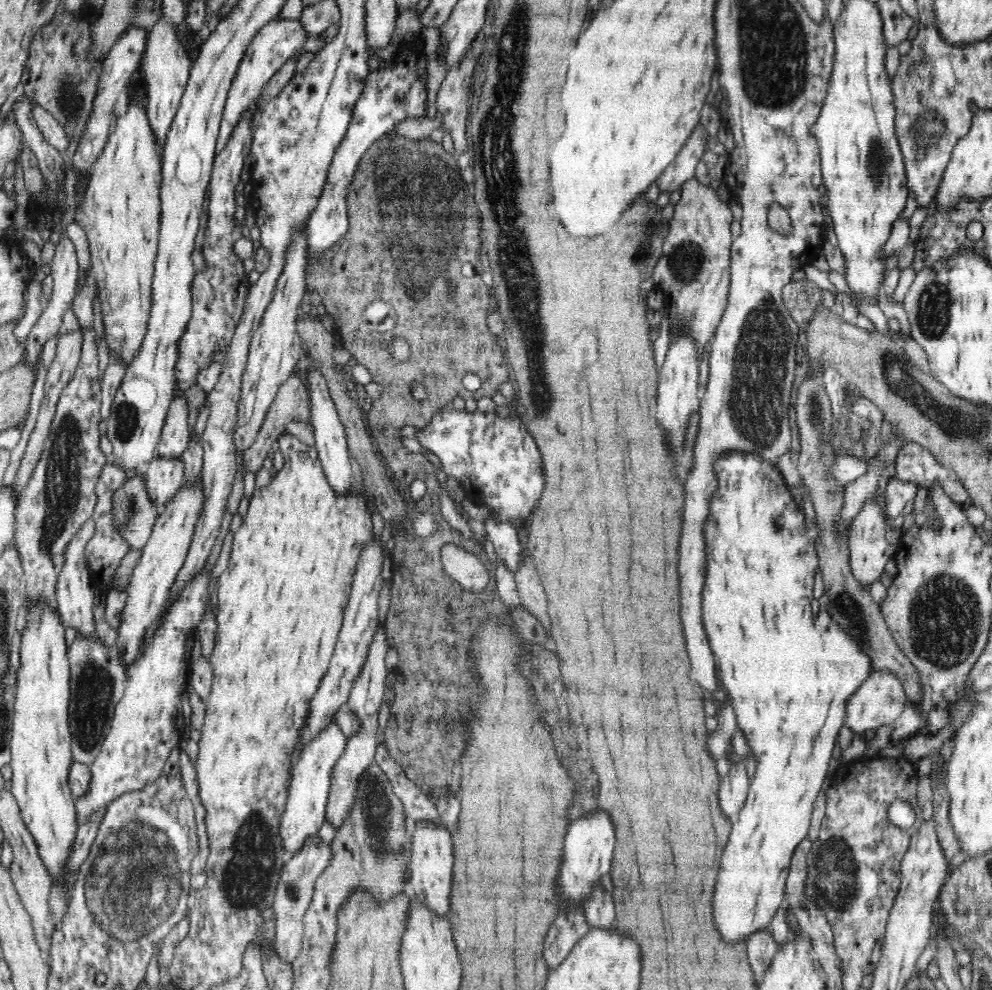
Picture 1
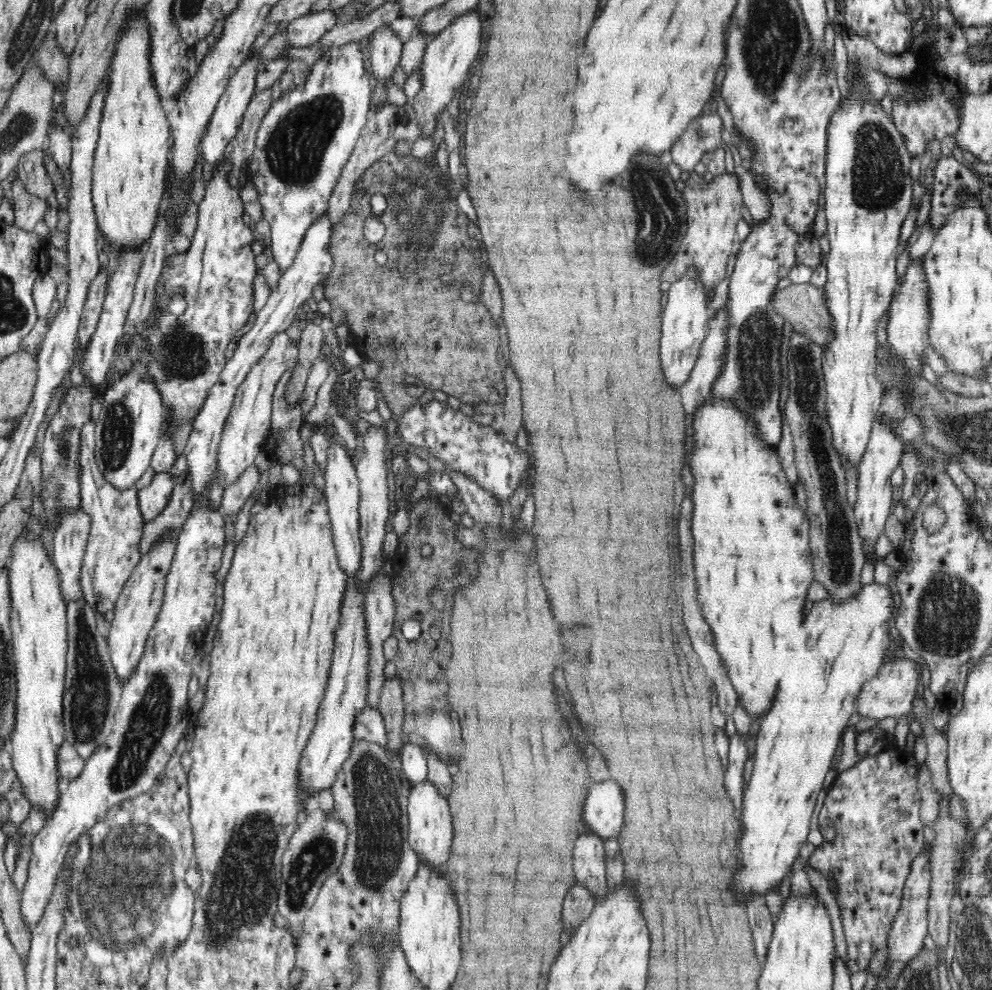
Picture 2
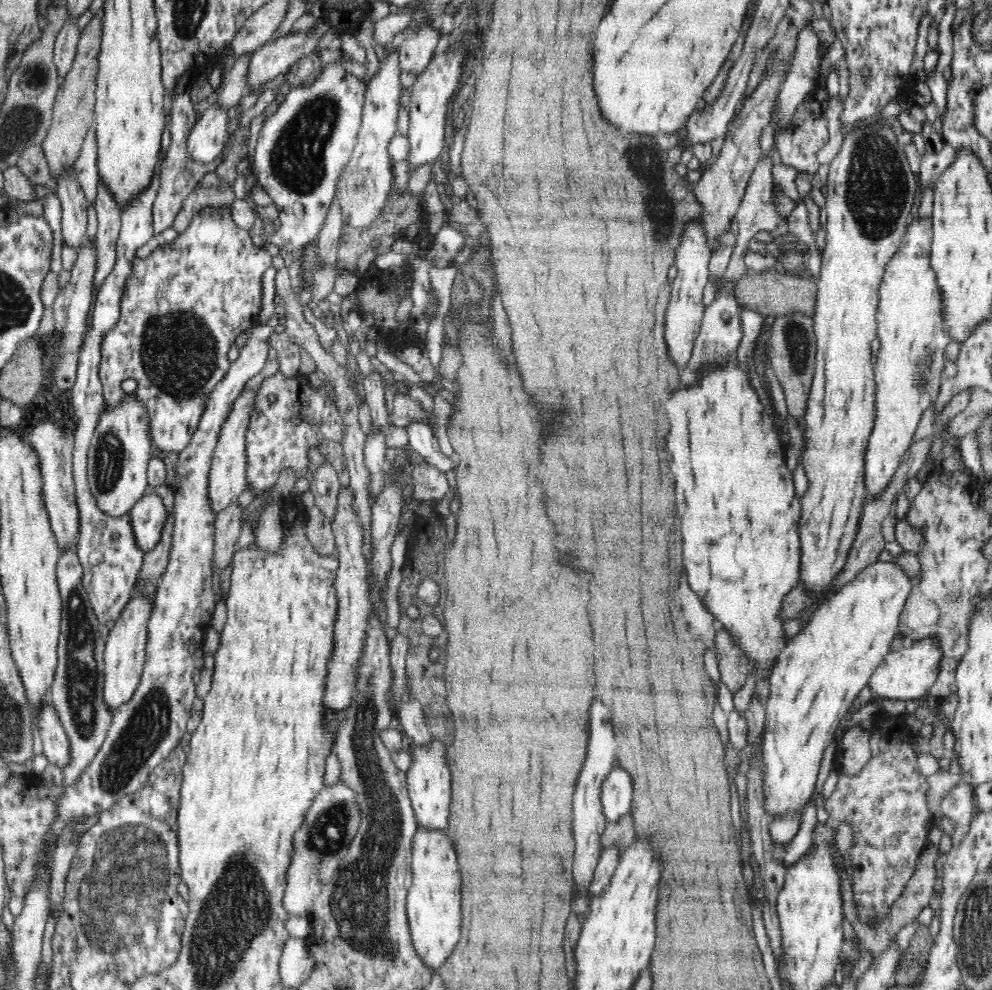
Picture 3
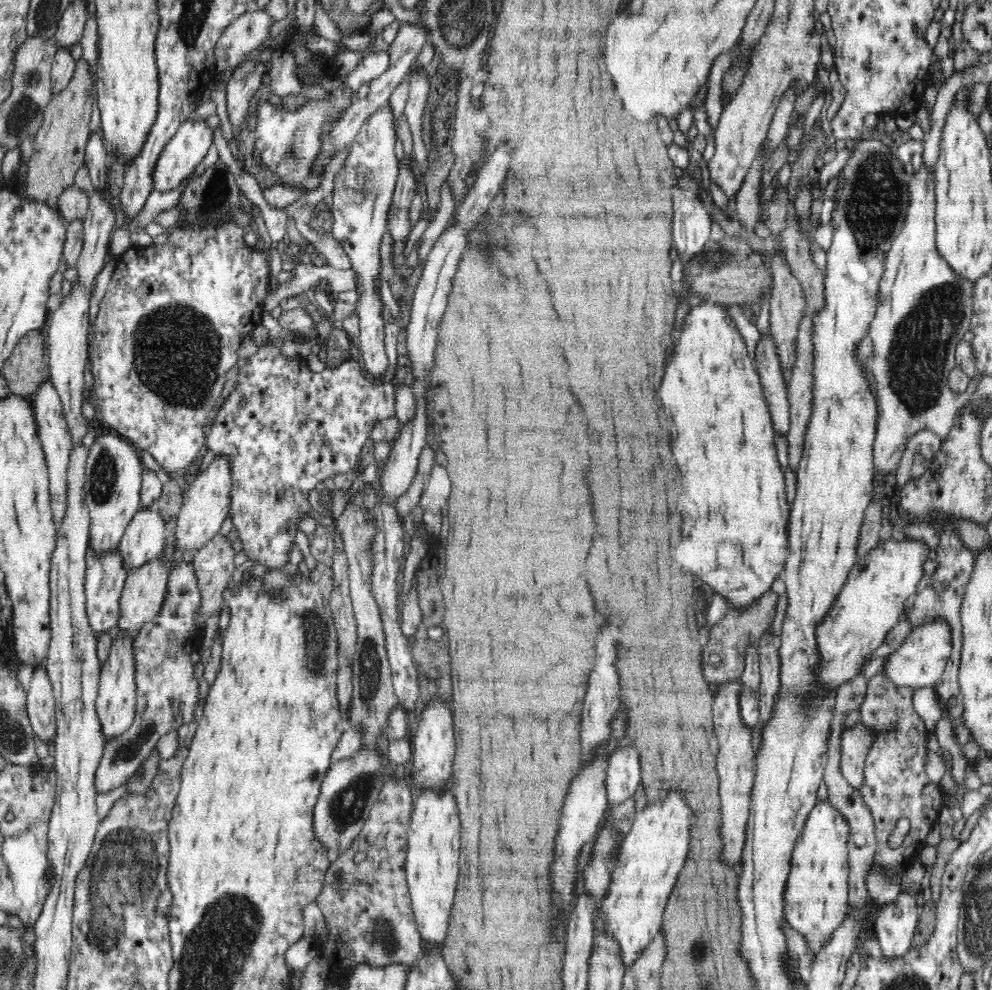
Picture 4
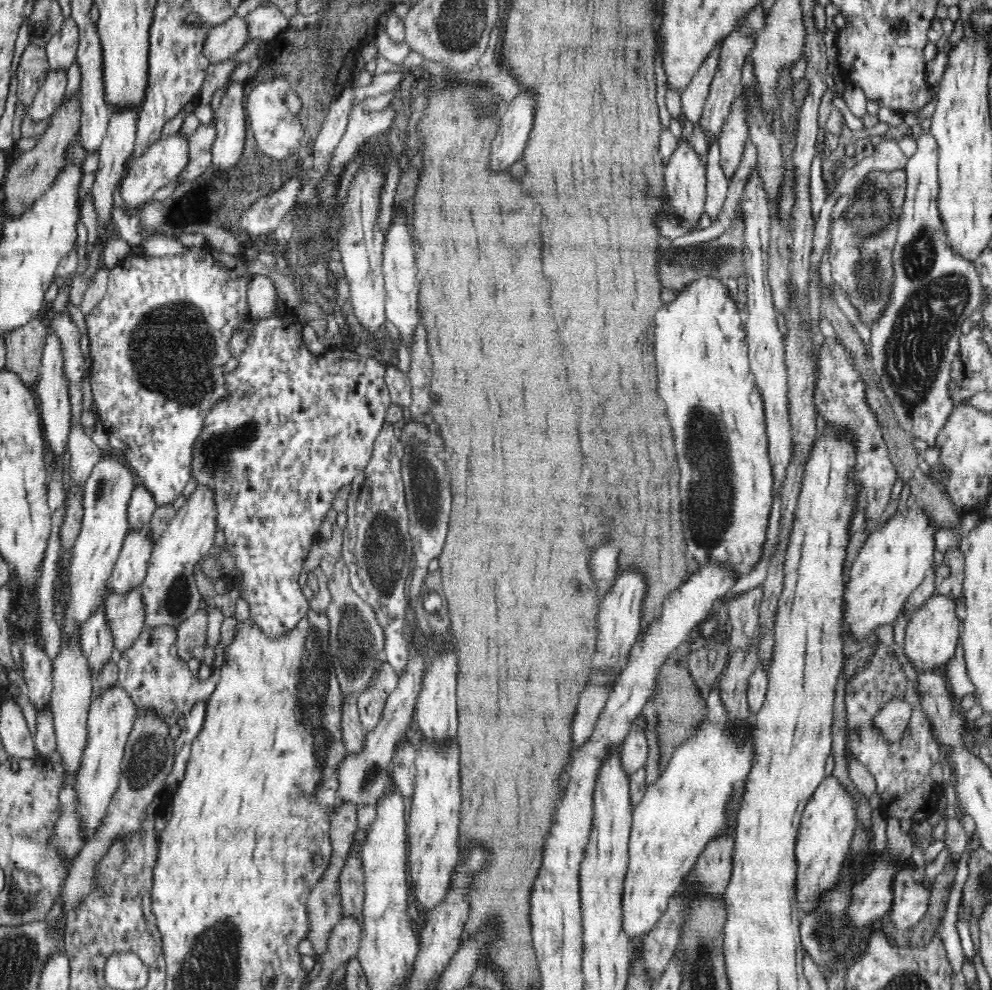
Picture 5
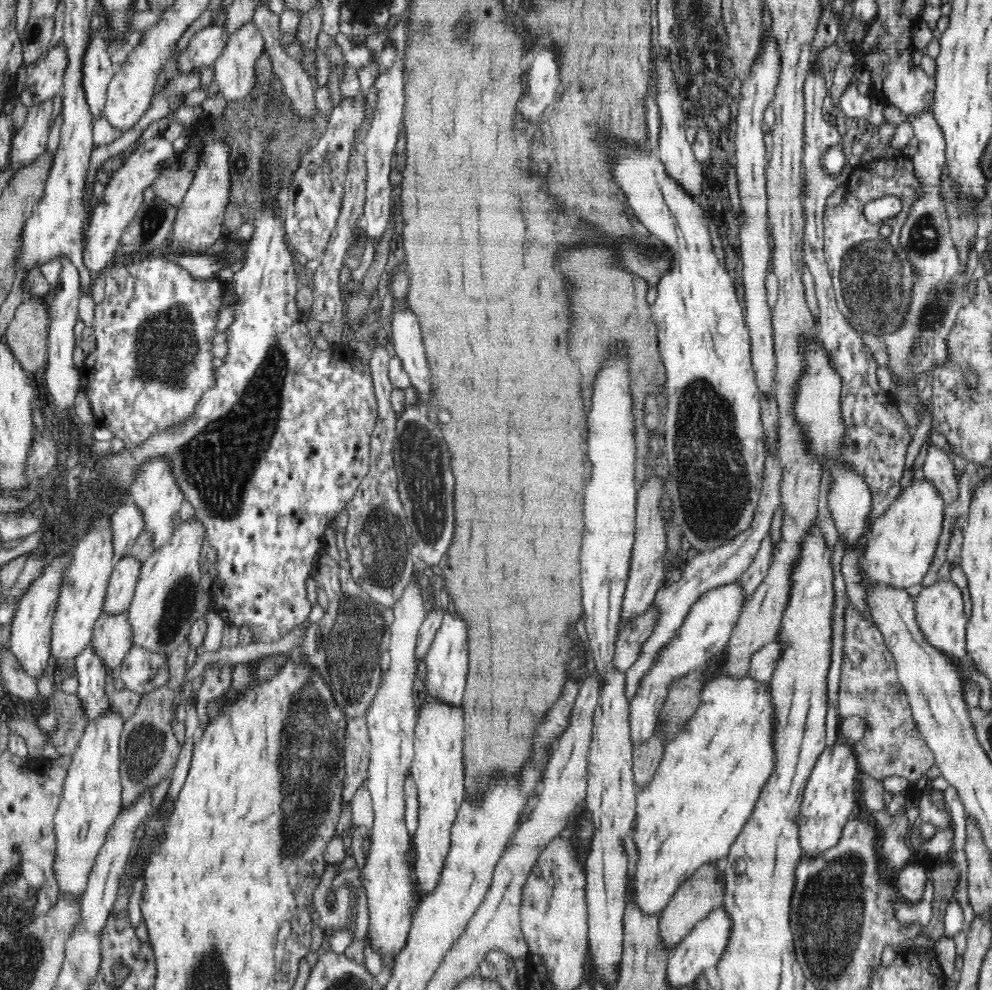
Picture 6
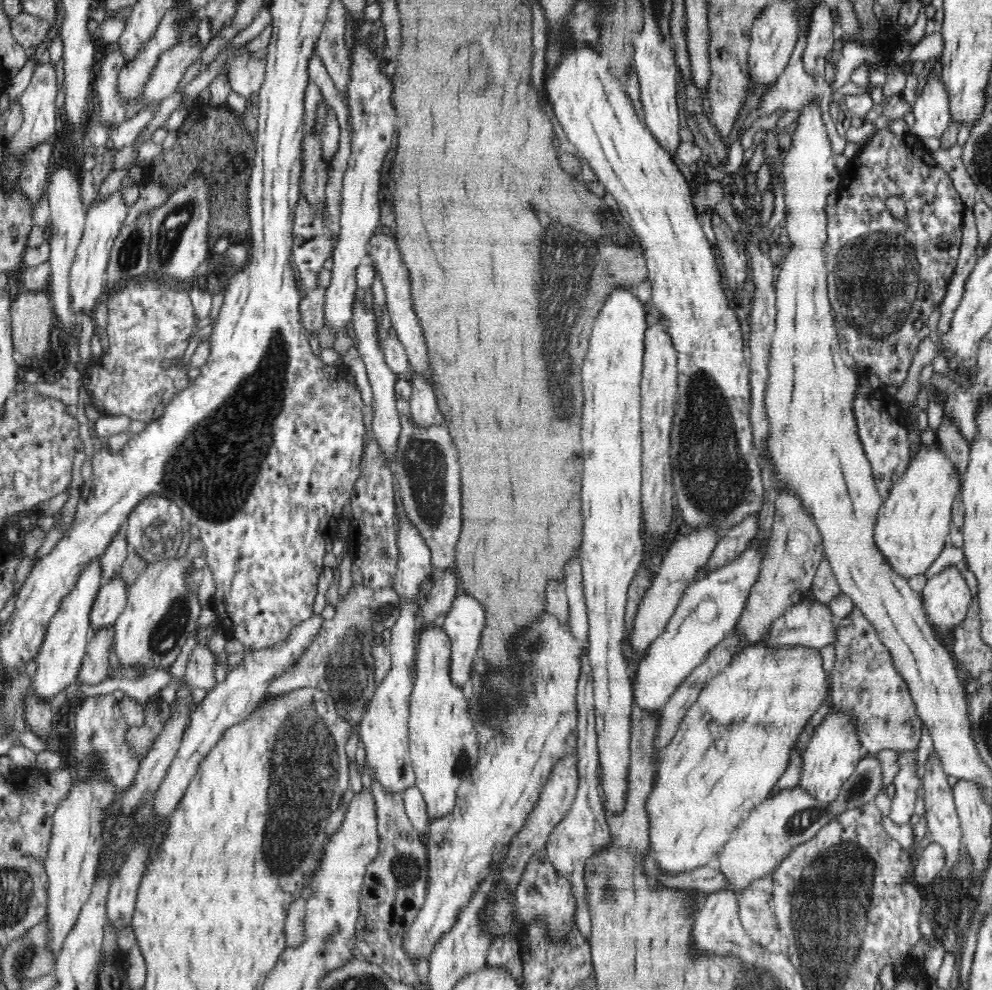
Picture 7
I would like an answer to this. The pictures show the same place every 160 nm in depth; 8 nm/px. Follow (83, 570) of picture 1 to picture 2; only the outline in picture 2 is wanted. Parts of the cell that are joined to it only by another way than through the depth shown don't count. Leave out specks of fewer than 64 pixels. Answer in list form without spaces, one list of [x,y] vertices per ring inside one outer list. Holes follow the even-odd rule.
[[[81,510],[60,513],[55,524],[52,562],[60,574],[60,589],[66,606],[70,601],[84,599],[79,574],[90,527],[91,518]]]

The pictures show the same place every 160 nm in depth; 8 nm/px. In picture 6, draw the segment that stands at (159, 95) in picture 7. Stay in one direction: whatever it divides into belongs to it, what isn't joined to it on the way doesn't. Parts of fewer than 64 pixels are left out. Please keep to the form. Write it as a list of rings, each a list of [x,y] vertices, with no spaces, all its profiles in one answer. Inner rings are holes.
[[[210,25],[196,32],[188,42],[184,52],[175,53],[180,75],[189,75],[195,68],[213,65],[228,40],[230,34],[223,27]]]

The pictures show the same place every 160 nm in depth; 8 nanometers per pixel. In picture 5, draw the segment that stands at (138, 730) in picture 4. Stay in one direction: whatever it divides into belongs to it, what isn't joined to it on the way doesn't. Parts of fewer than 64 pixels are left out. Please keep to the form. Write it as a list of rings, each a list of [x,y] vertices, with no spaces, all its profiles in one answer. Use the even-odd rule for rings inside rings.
[[[148,626],[138,635],[135,643],[122,652],[117,662],[119,671],[116,680],[134,701],[137,714],[150,715],[149,712],[154,711],[160,719],[172,714],[186,717],[196,701],[208,700],[216,690],[220,674],[211,674],[204,682],[192,675],[189,665],[177,653],[176,639],[176,626]]]

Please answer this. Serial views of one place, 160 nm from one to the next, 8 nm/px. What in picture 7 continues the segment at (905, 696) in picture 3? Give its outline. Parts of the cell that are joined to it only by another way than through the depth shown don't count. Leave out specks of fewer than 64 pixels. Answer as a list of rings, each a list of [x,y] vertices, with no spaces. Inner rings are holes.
[[[948,565],[929,578],[923,589],[923,607],[937,637],[948,645],[954,627],[966,618],[970,589],[956,565]]]

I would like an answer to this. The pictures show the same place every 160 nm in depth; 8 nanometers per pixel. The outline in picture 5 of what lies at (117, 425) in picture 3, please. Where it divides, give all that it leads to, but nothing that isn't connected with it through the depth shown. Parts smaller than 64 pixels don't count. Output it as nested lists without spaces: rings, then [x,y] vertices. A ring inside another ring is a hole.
[[[103,454],[96,462],[90,477],[86,480],[83,491],[83,519],[78,540],[69,562],[69,599],[65,615],[77,626],[82,626],[96,608],[105,602],[106,586],[119,558],[125,536],[129,532],[127,506],[132,491],[137,485],[132,469],[122,460],[122,455]]]

